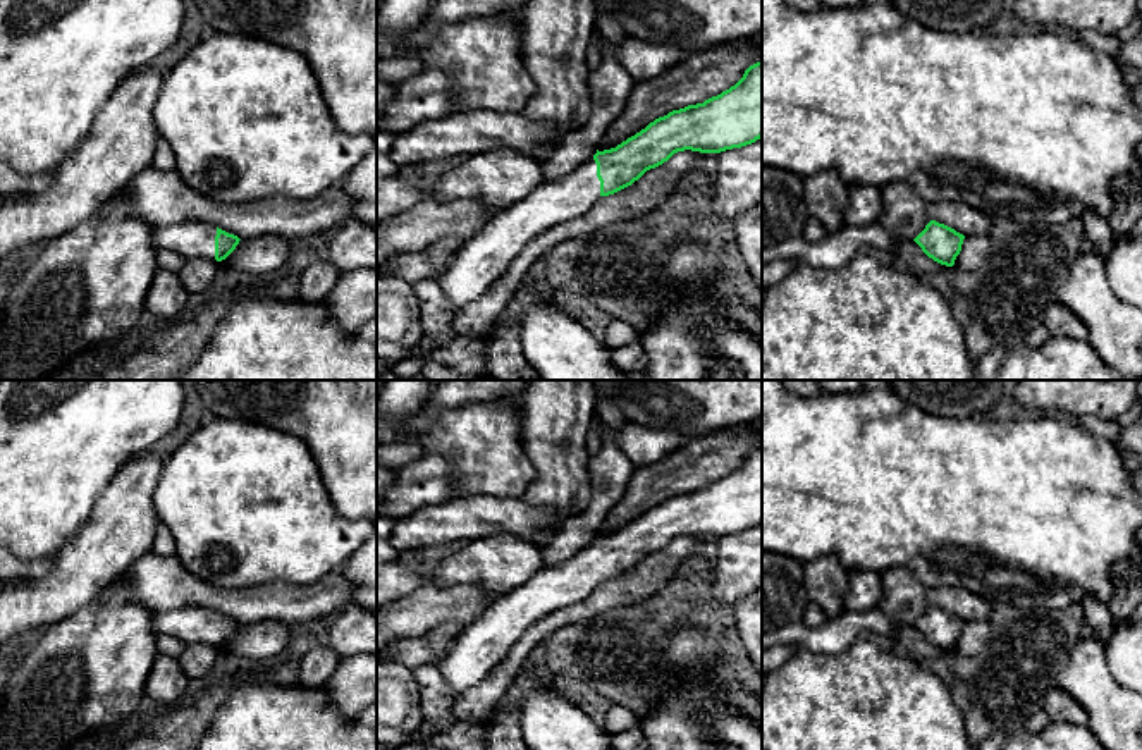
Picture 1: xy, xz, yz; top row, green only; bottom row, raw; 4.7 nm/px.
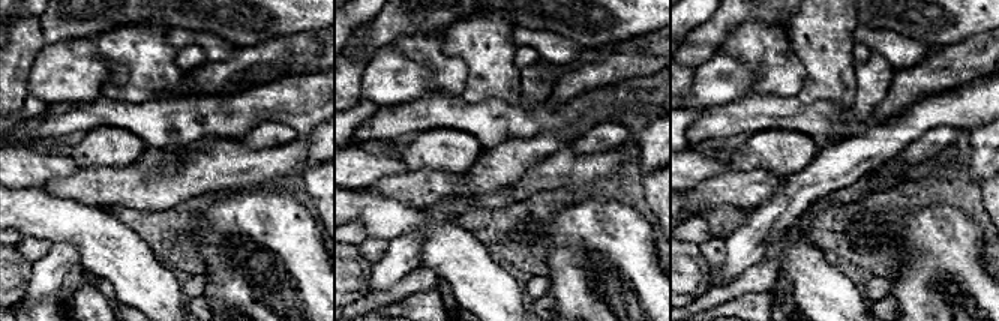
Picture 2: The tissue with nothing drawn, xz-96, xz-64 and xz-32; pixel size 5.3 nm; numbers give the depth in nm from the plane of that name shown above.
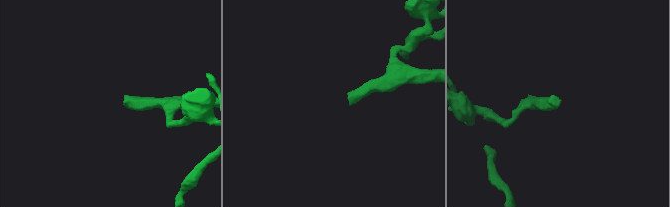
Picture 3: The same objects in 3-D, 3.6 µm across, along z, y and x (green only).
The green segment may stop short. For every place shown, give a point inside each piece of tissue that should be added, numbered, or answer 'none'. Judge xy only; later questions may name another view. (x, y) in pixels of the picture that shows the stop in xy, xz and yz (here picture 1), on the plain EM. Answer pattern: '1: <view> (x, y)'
1: xy (191, 625)

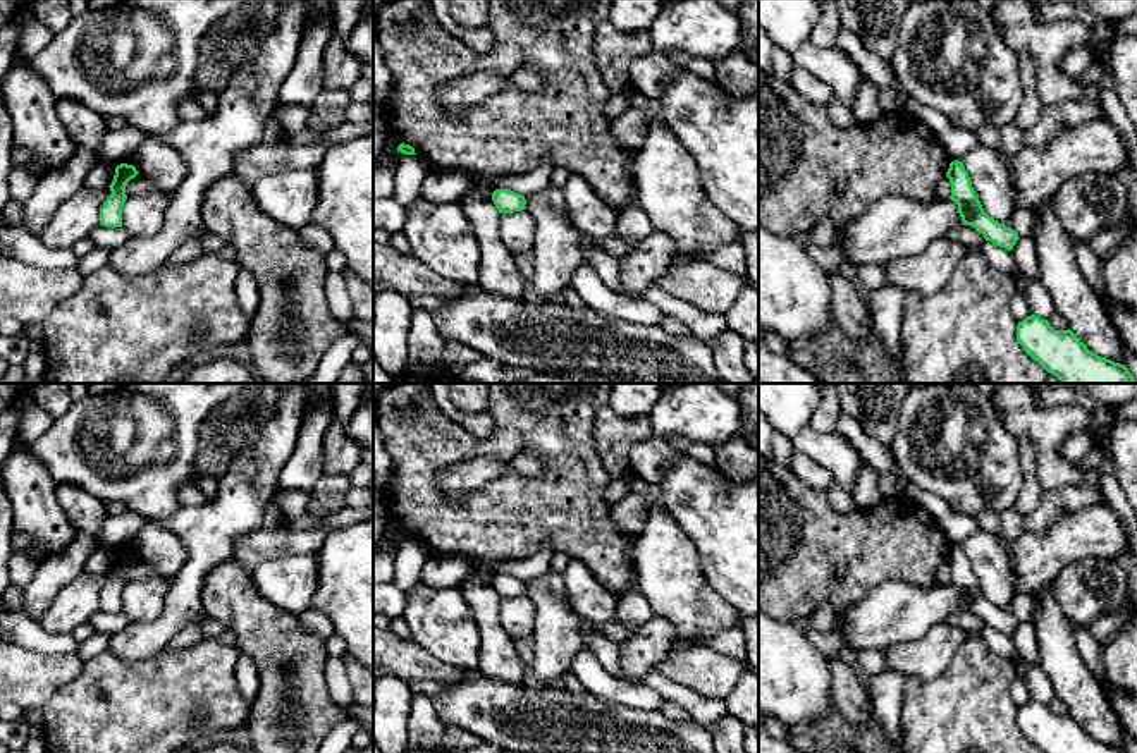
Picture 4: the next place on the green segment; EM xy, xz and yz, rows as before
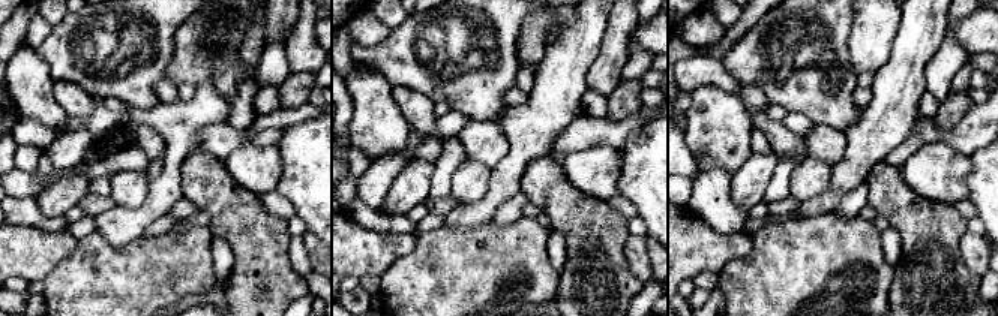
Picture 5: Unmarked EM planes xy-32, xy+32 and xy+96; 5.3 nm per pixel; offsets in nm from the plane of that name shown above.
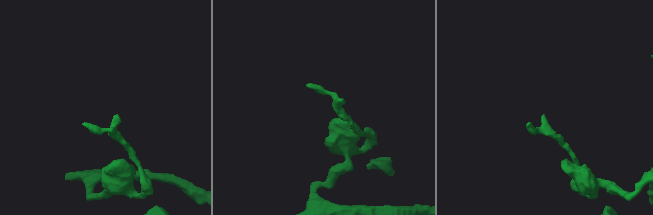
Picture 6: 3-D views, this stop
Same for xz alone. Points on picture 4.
none

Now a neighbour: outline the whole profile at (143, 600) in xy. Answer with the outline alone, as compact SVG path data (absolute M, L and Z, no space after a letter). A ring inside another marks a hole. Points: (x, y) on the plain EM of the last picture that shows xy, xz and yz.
M160 574L127 581L122 593L122 612L131 622L151 622L162 614L167 591L169 583Z

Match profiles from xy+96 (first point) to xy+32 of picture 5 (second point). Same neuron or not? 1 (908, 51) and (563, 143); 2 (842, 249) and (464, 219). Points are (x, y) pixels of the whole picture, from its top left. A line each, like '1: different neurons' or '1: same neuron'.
1: different neurons
2: different neurons

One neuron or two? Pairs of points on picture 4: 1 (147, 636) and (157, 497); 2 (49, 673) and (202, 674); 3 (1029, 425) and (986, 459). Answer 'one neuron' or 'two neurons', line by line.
1: two neurons
2: two neurons
3: two neurons

